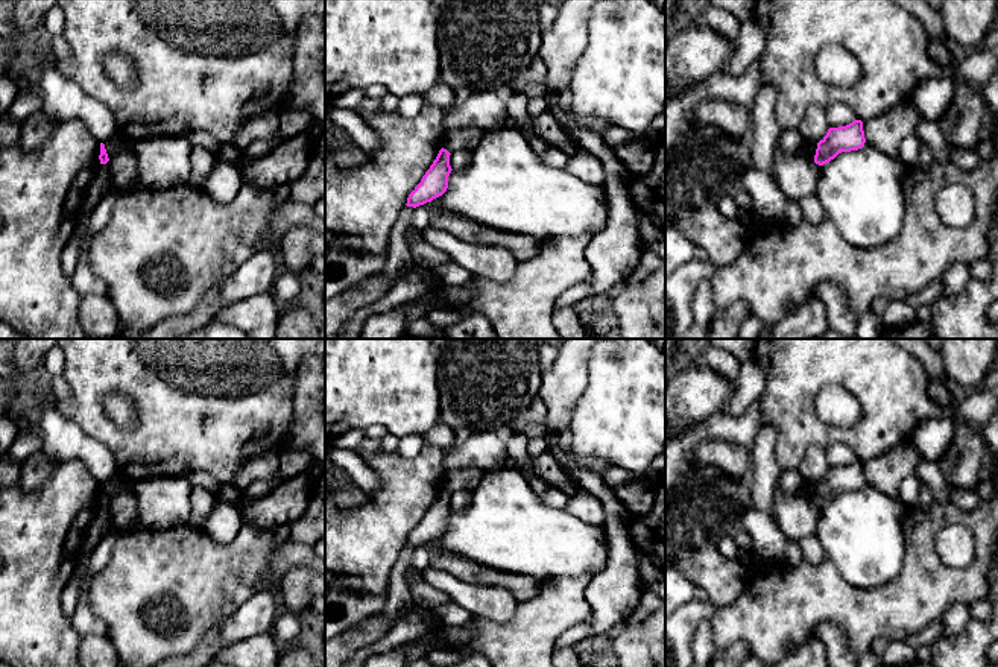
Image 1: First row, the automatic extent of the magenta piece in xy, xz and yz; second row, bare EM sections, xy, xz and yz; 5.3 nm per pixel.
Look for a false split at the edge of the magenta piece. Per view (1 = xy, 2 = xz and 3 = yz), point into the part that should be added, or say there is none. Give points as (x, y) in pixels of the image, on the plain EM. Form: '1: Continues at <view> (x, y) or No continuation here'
1: No continuation here
2: No continuation here
3: No continuation here

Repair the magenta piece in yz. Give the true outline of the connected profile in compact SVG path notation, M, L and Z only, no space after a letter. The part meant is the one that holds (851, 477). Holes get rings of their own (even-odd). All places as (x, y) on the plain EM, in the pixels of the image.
M854 460L846 466L829 468L826 476L817 483L814 503L823 506L842 492L861 489L864 483L861 460Z

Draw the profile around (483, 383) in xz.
M450 339L441 346L441 421L453 430L495 430L521 418L541 389L539 339Z

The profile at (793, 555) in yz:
M796 539L788 541L785 553L784 553L784 562L787 565L799 565L802 561L805 561L805 558L799 542Z

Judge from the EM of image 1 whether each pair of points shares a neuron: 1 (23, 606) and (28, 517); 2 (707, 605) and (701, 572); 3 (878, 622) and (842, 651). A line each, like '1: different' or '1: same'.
1: same
2: different
3: different

